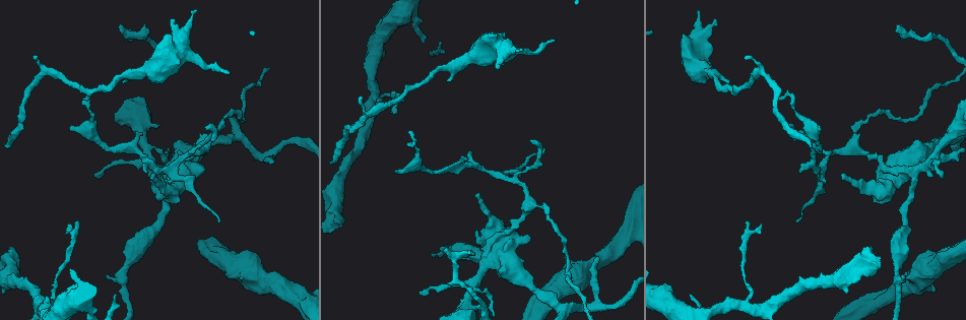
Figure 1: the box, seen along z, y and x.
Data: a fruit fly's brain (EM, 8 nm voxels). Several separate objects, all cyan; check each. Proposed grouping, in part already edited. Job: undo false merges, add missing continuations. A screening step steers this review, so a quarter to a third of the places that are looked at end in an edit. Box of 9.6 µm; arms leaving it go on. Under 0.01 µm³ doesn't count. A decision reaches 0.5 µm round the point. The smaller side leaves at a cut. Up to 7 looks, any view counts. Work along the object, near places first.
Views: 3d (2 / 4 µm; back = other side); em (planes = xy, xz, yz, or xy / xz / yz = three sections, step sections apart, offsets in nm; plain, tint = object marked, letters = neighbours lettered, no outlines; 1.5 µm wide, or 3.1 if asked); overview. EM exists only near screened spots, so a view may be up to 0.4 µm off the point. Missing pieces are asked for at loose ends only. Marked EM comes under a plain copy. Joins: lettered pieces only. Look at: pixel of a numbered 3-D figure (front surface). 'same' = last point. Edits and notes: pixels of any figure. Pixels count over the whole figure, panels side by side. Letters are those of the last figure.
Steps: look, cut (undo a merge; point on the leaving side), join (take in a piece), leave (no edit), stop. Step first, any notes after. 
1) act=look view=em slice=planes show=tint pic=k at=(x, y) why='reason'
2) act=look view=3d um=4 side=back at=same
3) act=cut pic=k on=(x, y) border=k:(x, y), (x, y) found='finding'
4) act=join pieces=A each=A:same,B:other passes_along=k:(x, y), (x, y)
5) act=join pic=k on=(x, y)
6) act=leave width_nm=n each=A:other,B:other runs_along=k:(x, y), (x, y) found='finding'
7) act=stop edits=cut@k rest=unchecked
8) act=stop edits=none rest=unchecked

act=look view=em slice=xz step=8 show=tint pic=1 at=(56, 274) why='a narrow waist'

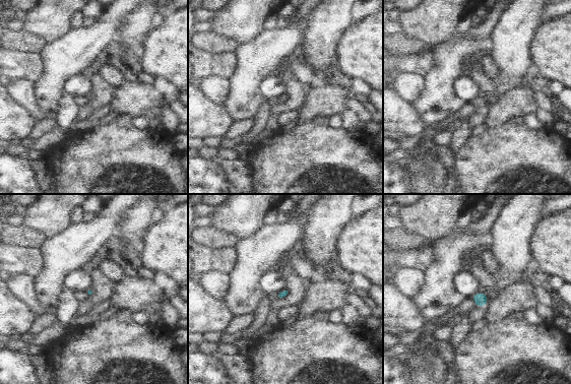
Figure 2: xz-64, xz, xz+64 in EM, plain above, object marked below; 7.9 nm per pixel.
act=look view=em slice=planes show=letters at=same why='another direction'

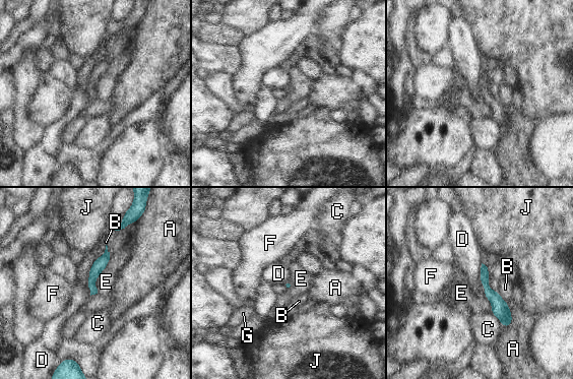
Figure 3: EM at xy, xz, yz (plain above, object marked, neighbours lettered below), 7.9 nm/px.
act=leave each=A:other,B:other,C:other,D:other,E:other,F:other,G:other,J:other runs_along=3:(484, 268), (486, 288), (505, 320) found='continuous, no second neuron'

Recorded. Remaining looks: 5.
act=look view=3d um=2 pic=1 at=(403, 102) why='thin end'

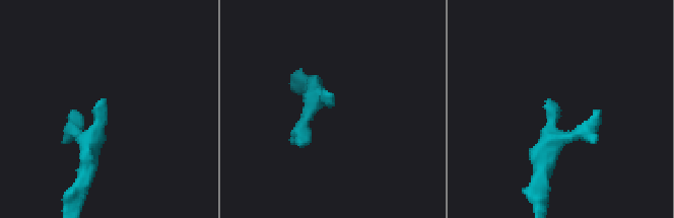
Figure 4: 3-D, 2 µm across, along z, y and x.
act=look view=em slice=planes show=letters pic=4 at=(105, 99)

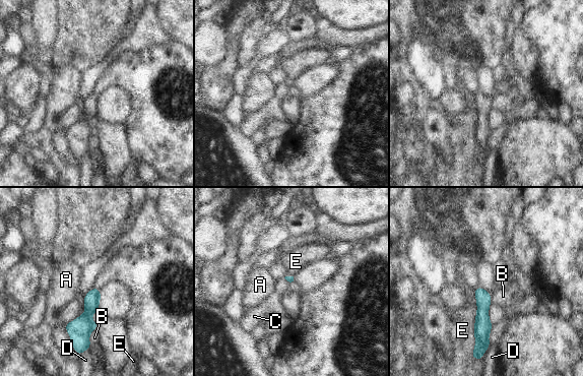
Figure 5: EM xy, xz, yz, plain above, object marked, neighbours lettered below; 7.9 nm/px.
act=leave each=A:other,B:other,C:other,D:other,E:other found='no lettered piece goes on from it'

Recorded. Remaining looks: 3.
act=look view=em slice=xz step=8 show=tint pic=1 at=(916, 120)

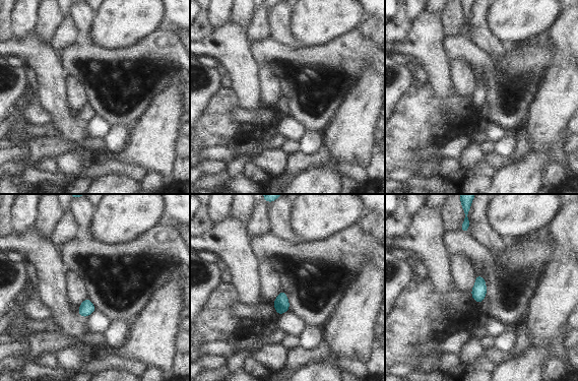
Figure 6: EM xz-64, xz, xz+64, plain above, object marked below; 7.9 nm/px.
act=look view=em slice=yz step=8 show=letters at=same

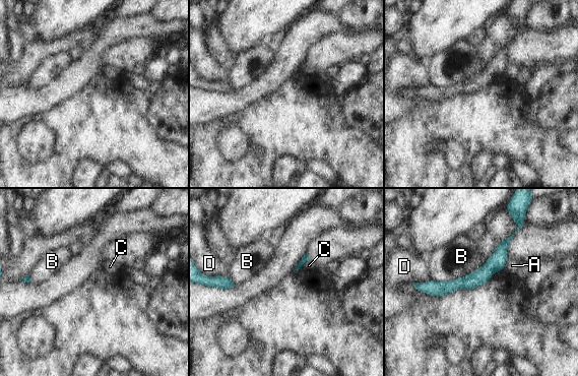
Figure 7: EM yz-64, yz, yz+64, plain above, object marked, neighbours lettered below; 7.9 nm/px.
act=leave each=A:other,B:other,C:other,D:other found='all the same neuron'

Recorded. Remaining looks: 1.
act=stop edits=none rest=unchecked

